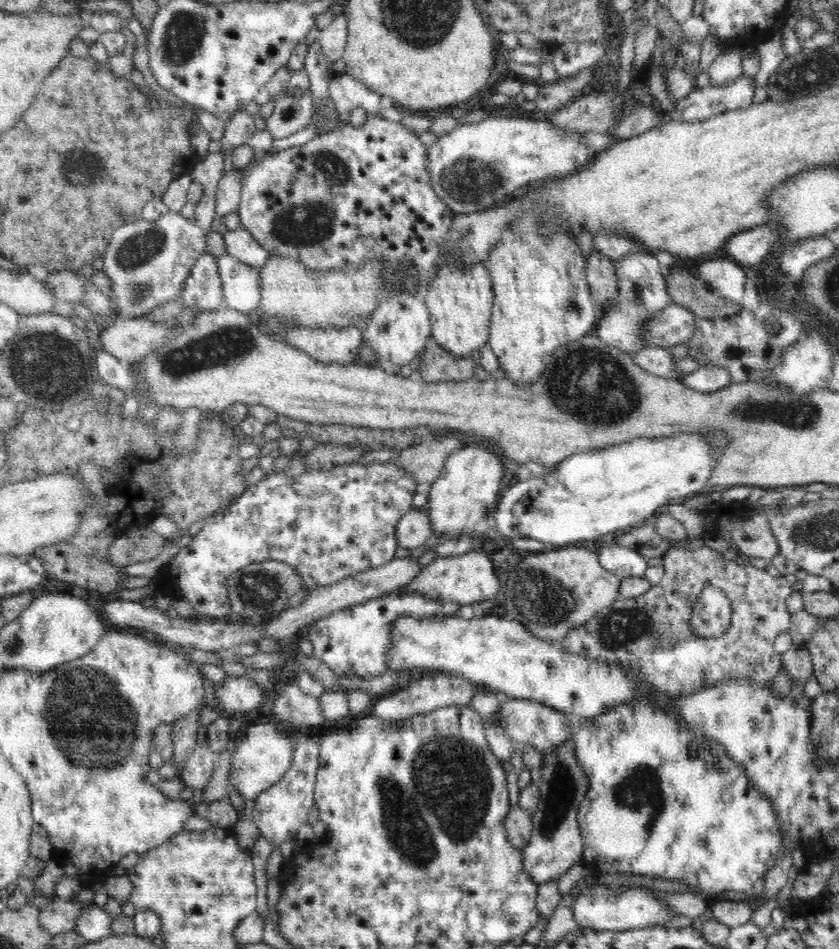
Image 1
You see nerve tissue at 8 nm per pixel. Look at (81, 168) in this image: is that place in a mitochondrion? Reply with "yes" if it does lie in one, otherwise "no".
yes

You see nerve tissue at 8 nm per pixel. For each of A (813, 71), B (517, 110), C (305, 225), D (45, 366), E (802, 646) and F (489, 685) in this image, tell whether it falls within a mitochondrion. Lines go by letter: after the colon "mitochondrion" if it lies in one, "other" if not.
A: mitochondrion
B: other
C: mitochondrion
D: mitochondrion
E: other
F: other

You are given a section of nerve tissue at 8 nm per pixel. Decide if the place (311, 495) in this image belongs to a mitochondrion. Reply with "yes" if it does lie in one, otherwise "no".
yes

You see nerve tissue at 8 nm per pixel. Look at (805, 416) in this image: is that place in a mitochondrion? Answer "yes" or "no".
yes

